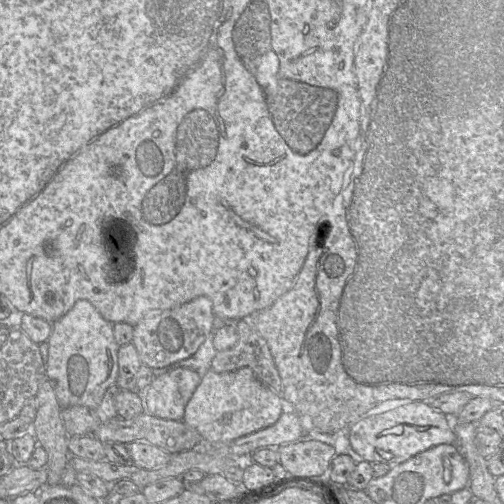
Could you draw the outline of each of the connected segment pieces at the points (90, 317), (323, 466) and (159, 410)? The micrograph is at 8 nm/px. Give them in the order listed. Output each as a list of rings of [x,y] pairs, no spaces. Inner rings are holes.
[[[81,299],[64,316],[52,323],[47,342],[49,349],[46,376],[55,390],[61,409],[81,405],[95,410],[101,403],[106,390],[116,383],[118,376],[119,346],[114,338],[113,324],[104,319],[88,300]]]
[[[299,439],[298,441],[281,445],[276,449],[279,454],[279,463],[291,476],[319,479],[321,482],[331,486],[328,482],[328,470],[332,459],[336,456],[333,446],[318,440]]]
[[[187,367],[154,377],[150,385],[140,392],[144,412],[161,419],[182,420],[185,407],[201,379],[196,371]]]

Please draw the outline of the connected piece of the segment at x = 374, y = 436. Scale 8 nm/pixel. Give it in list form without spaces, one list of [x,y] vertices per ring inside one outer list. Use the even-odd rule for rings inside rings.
[[[413,401],[387,412],[361,418],[350,428],[353,450],[371,464],[401,464],[413,456],[440,444],[455,444],[453,420],[428,402]]]

